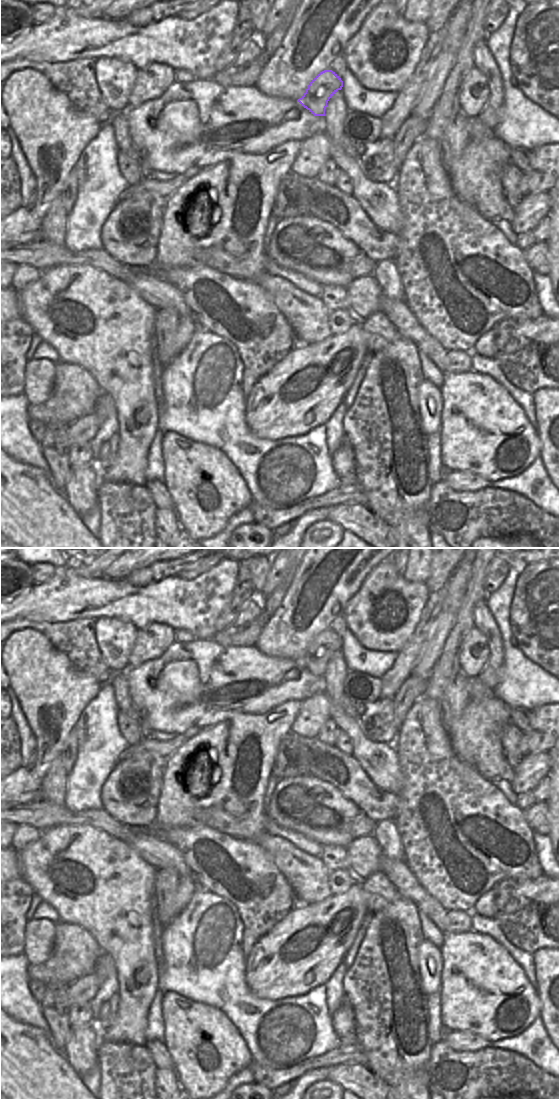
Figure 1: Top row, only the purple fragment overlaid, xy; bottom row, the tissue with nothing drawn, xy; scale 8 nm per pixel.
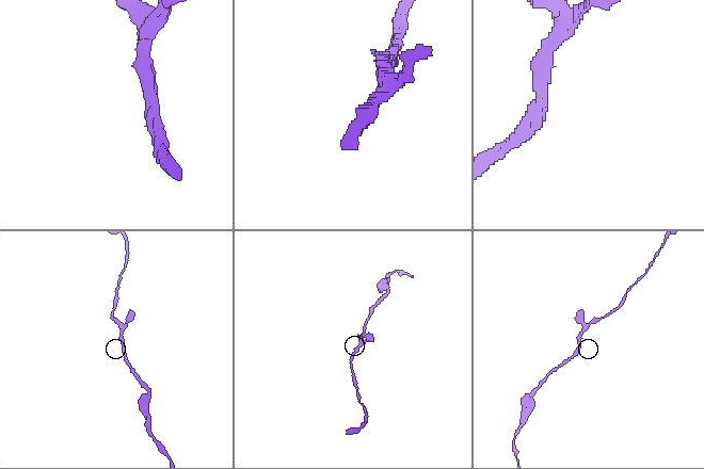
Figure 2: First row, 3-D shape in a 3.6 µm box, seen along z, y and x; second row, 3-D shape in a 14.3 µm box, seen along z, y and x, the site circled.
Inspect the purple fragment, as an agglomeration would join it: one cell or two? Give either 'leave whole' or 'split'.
leave whole

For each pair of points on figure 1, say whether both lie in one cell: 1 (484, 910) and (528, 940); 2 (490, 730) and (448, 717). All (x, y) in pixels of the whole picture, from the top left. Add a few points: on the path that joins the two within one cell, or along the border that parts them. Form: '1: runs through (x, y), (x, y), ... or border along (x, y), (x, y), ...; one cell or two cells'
1: border along (495, 893), (495, 914), (492, 917); two cells
2: border along (468, 699), (462, 714), (447, 730); two cells

